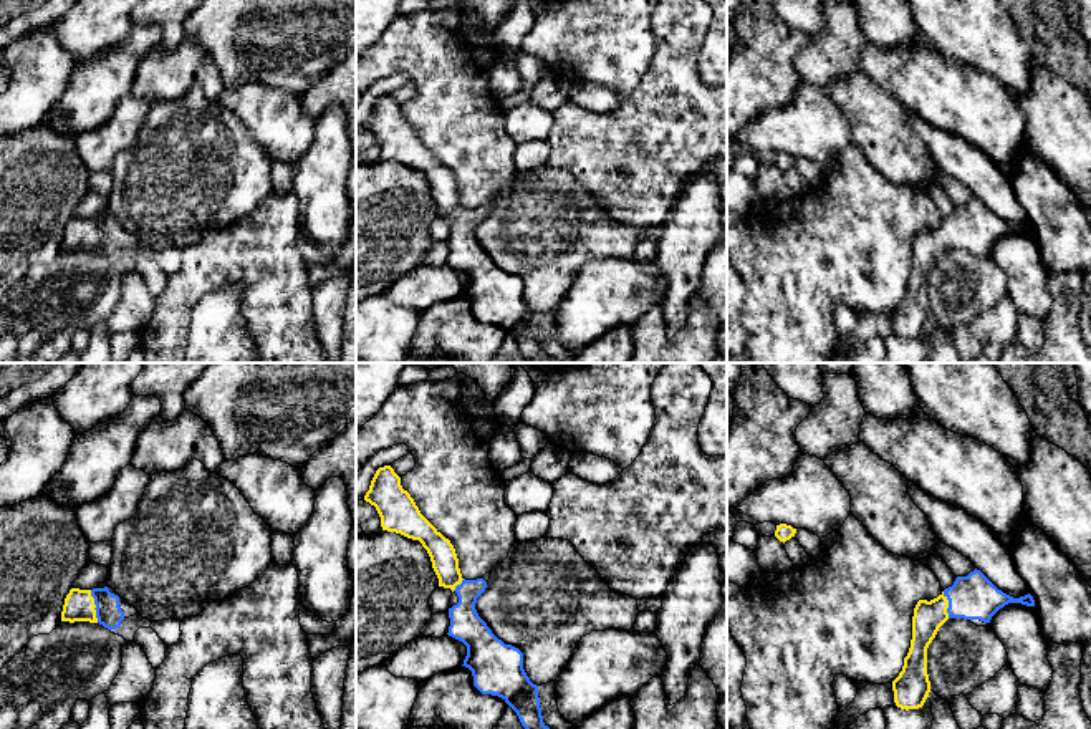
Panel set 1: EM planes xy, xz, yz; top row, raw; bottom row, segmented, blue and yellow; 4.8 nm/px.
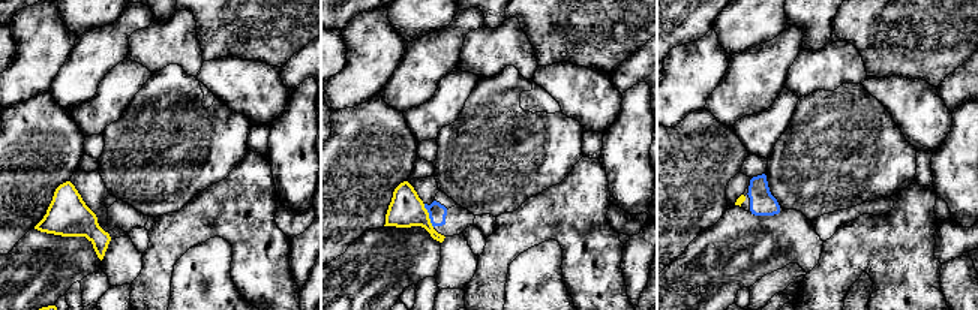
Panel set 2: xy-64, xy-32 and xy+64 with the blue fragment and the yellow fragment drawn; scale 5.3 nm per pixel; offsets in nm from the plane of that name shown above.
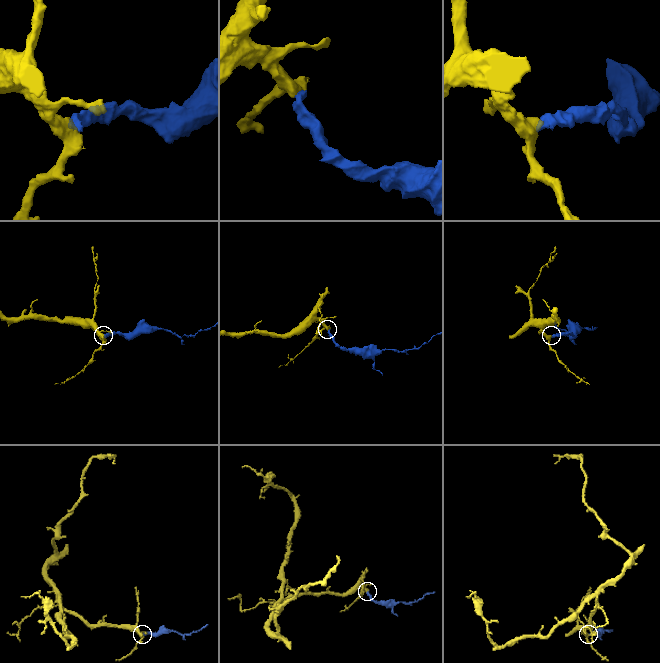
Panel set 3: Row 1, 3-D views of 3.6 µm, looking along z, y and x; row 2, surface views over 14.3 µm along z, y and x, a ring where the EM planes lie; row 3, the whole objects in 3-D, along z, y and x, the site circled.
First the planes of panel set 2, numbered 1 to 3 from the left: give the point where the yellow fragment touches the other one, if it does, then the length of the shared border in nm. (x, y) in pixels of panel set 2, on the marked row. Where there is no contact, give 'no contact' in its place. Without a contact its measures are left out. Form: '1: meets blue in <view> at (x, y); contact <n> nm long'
1: no contact
2: meets blue in xy-32 at (429, 216); contact 140 nm long
3: no contact

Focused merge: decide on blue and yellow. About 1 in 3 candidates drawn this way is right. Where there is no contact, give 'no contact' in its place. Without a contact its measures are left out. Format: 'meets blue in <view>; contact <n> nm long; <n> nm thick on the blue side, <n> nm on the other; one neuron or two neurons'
meets blue in xy; contact 170 nm long; 130 nm thick on the blue side, 140 nm on the other; one neuron

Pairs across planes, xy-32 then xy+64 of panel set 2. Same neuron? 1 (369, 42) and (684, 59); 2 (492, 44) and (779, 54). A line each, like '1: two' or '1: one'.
1: one
2: two

